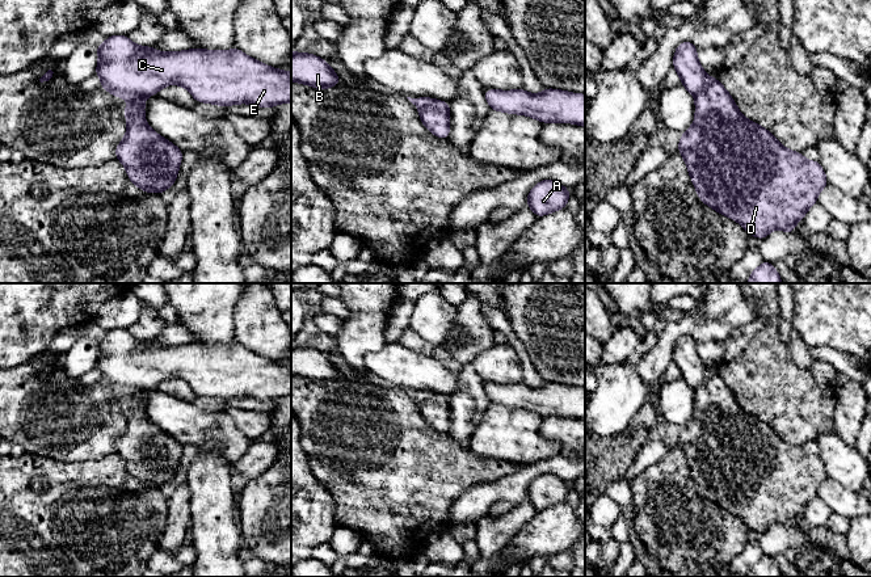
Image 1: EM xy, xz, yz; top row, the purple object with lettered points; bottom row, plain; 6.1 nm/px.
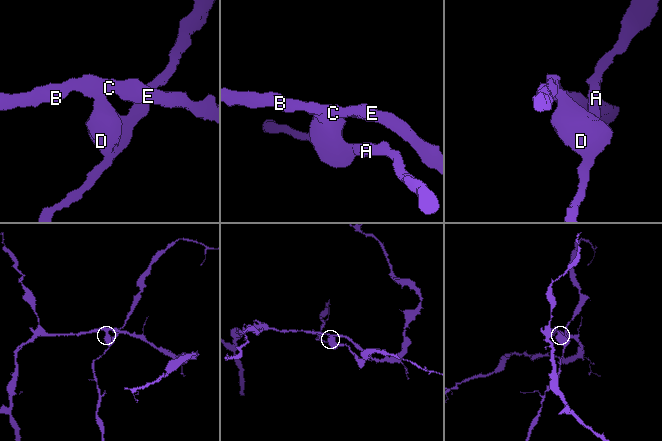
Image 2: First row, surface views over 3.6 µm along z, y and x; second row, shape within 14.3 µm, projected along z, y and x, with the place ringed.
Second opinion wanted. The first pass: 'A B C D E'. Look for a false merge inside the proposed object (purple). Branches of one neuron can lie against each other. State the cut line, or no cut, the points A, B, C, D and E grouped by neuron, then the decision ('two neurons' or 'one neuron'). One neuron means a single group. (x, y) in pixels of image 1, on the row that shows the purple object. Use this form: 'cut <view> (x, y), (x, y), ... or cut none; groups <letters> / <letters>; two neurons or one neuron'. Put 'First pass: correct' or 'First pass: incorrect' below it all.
cut yz (711, 79), (694, 95); groups A D / B C E; two neurons
First pass: incorrect

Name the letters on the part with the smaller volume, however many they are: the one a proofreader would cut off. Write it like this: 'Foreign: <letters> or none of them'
Foreign: A, D

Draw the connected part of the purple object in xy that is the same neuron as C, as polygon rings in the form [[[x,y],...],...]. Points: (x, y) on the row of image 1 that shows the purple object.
[[[110,35],[104,45],[93,49],[100,54],[94,75],[102,81],[101,88],[115,97],[157,94],[161,88],[177,84],[186,88],[195,102],[216,104],[223,108],[233,104],[273,108],[291,102],[291,73],[252,59],[237,47],[227,51],[192,49],[160,52],[150,46],[134,45],[129,35]]]

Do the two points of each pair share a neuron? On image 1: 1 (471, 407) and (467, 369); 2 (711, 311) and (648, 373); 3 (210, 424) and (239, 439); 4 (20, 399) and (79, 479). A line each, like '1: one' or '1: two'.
1: one
2: one
3: one
4: two

